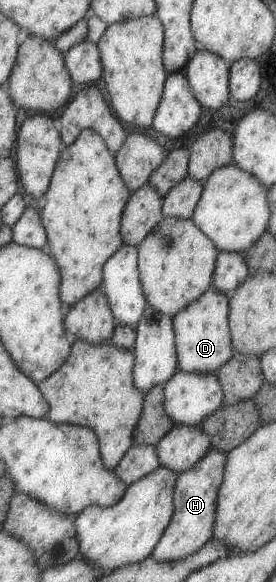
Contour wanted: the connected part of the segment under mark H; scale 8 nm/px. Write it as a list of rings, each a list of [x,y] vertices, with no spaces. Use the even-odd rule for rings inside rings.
[[[214,446],[193,468],[181,472],[174,488],[174,509],[171,522],[159,539],[151,557],[155,561],[179,561],[203,549],[214,536],[218,492],[223,484],[228,453]]]

